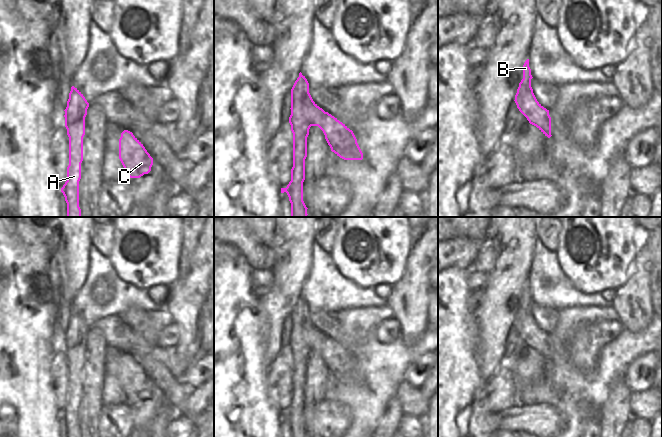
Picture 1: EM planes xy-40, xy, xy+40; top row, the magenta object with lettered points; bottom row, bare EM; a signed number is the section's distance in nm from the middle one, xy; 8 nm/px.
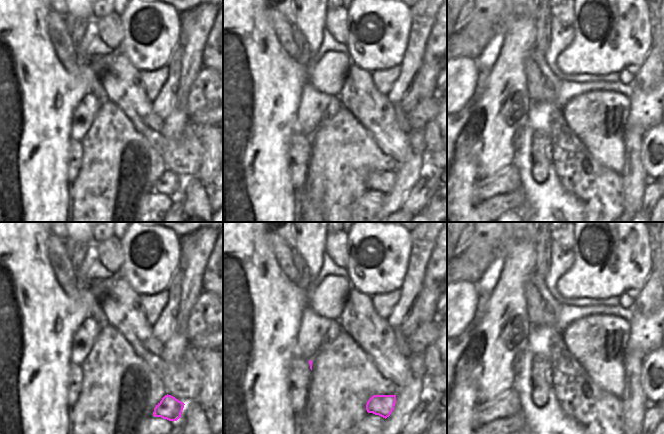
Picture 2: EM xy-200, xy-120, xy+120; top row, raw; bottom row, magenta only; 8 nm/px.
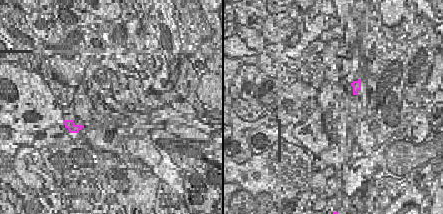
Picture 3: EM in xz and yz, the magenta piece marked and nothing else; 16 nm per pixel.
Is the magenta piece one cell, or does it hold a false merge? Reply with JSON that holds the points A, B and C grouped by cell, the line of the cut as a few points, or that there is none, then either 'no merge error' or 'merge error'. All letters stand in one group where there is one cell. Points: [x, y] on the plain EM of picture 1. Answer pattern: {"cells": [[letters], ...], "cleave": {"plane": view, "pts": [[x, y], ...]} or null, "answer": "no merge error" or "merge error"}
{"cells": [["A", "B"], ["C"]], "cleave": {"plane": "xy+40", "pts": [[548, 336], [528, 334], [524, 339]]}, "answer": "merge error"}

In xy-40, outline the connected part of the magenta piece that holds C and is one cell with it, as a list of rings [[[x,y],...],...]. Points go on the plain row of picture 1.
[[[124,354],[119,363],[119,383],[130,402],[140,402],[151,395],[153,382],[132,356]]]

